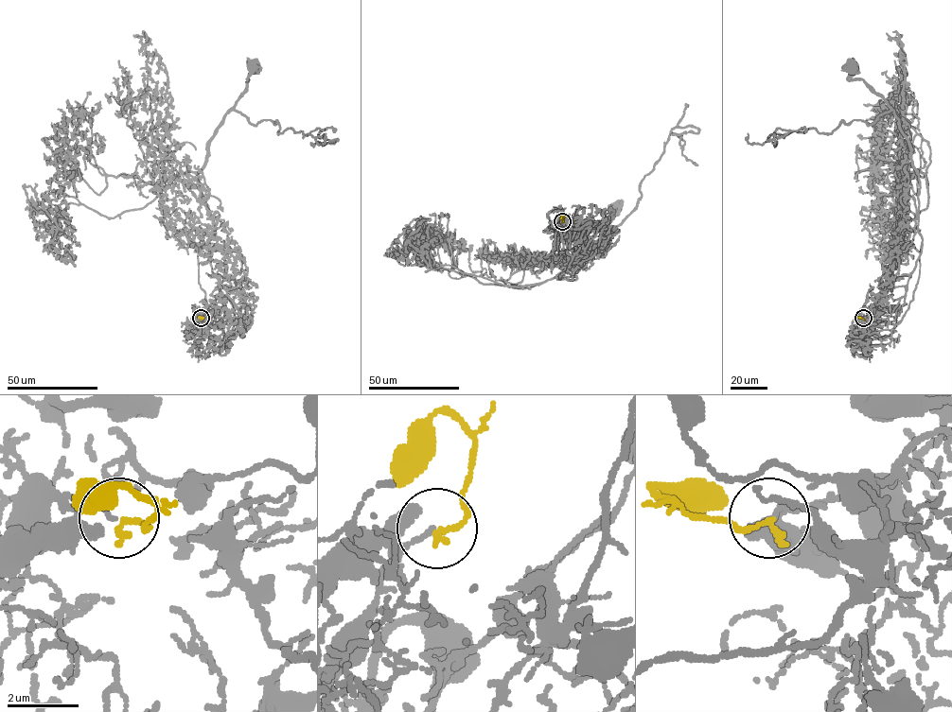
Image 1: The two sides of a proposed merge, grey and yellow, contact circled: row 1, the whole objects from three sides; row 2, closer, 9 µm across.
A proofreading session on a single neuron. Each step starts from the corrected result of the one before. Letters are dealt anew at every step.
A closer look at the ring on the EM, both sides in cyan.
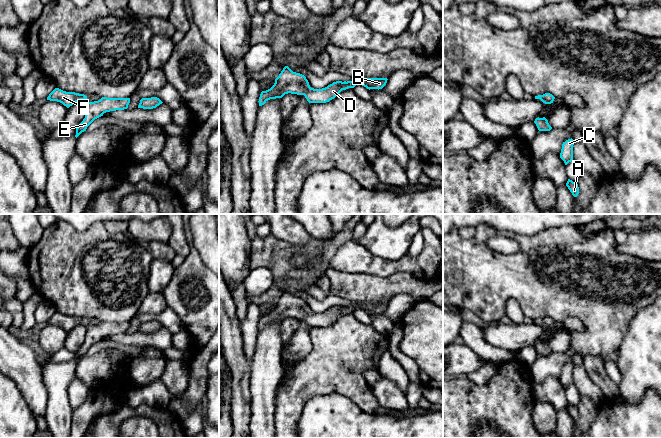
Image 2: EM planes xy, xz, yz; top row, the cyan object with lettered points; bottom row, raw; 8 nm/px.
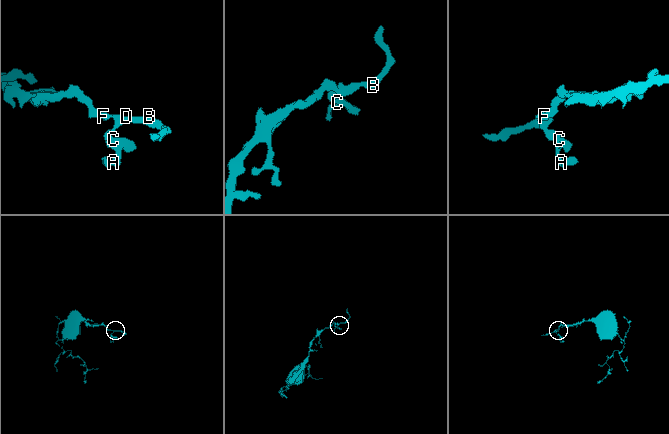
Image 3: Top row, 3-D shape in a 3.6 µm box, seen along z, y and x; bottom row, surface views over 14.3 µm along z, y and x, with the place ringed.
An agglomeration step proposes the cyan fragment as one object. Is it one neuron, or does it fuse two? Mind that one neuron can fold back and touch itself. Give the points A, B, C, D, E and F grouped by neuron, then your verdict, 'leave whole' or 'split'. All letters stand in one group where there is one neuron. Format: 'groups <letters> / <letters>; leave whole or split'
groups A B C D E F; leave whole

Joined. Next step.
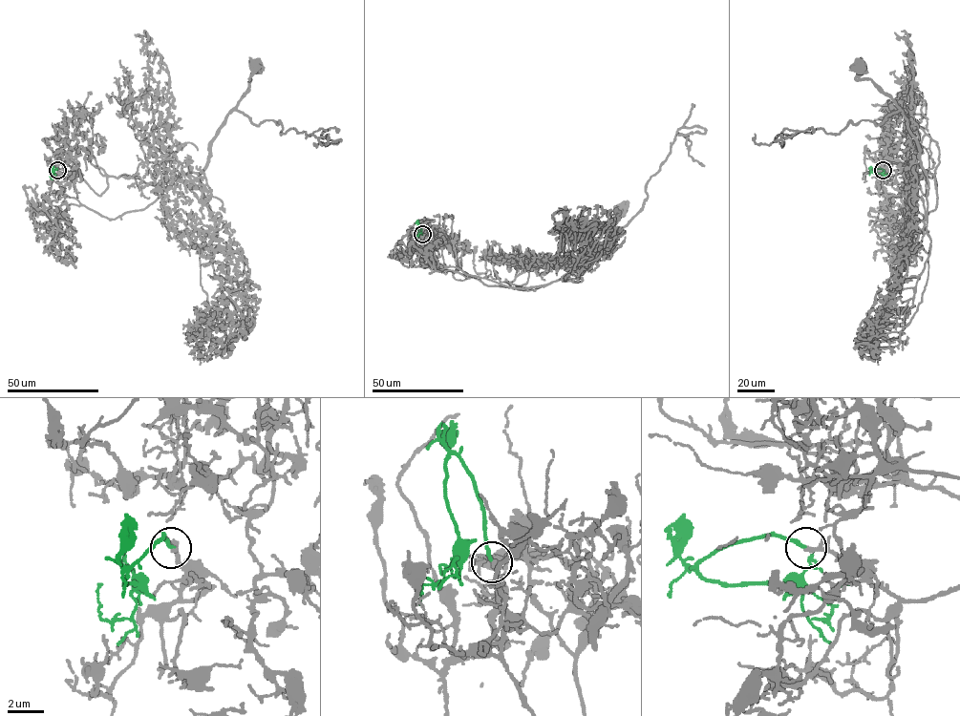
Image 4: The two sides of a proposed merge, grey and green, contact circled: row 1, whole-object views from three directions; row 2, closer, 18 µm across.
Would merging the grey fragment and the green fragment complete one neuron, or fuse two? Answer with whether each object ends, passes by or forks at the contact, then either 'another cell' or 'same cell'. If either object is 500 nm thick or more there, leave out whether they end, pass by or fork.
grey ends | green ends | same cell

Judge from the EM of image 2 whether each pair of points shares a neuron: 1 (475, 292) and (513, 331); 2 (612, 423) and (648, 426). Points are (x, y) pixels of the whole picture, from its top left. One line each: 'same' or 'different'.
1: different
2: same

